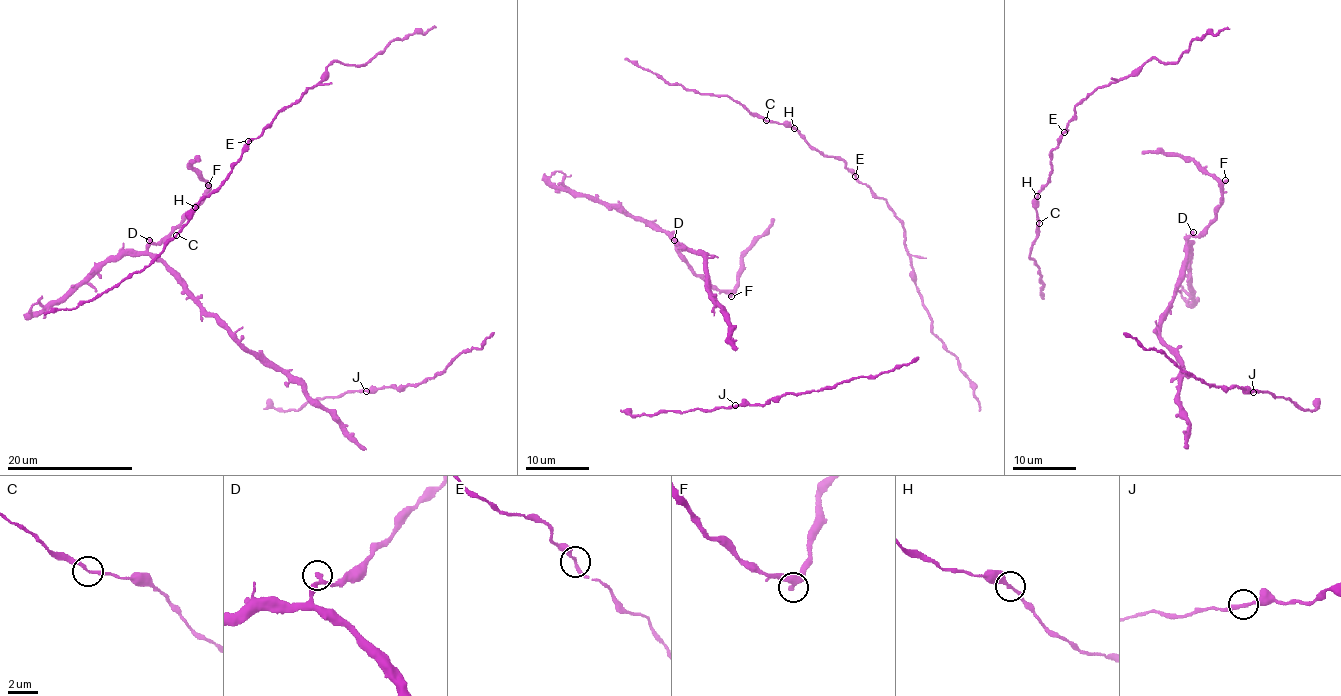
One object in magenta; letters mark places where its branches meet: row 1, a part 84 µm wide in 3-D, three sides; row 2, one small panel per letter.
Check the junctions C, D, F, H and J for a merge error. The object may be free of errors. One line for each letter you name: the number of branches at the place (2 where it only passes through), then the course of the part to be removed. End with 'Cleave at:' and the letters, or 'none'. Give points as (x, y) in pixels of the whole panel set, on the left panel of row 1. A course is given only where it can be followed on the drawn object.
Cleave at: none

